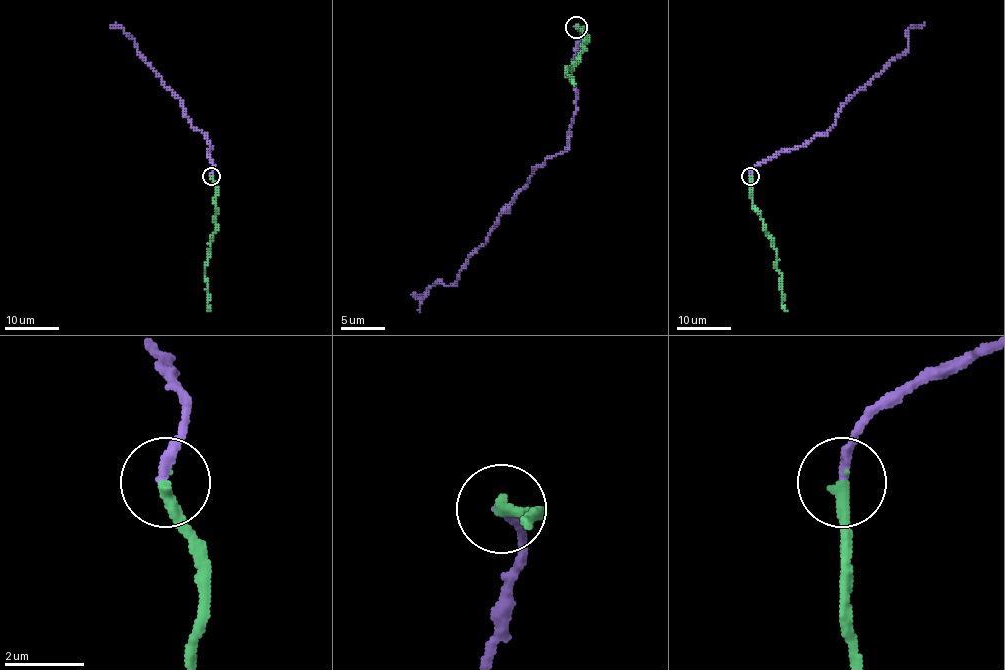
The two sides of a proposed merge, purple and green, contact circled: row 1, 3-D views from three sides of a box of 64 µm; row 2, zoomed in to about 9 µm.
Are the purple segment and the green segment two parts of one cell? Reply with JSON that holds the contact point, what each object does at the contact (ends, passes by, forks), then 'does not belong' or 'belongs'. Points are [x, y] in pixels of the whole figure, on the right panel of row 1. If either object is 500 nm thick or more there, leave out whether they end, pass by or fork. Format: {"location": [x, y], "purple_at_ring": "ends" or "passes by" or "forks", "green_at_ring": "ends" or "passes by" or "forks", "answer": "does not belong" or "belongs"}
{"location": [750, 176], "purple_at_ring": "ends", "green_at_ring": "ends", "answer": "belongs"}

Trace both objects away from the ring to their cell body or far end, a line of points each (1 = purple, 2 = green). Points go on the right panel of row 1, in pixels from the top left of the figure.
1: (750, 175), (757, 166), (784, 150), (803, 147), (824, 135), (840, 108), (906, 51), (907, 31), (925, 23)
2: (750, 177), (753, 208), (776, 251), (782, 307), (786, 311)

